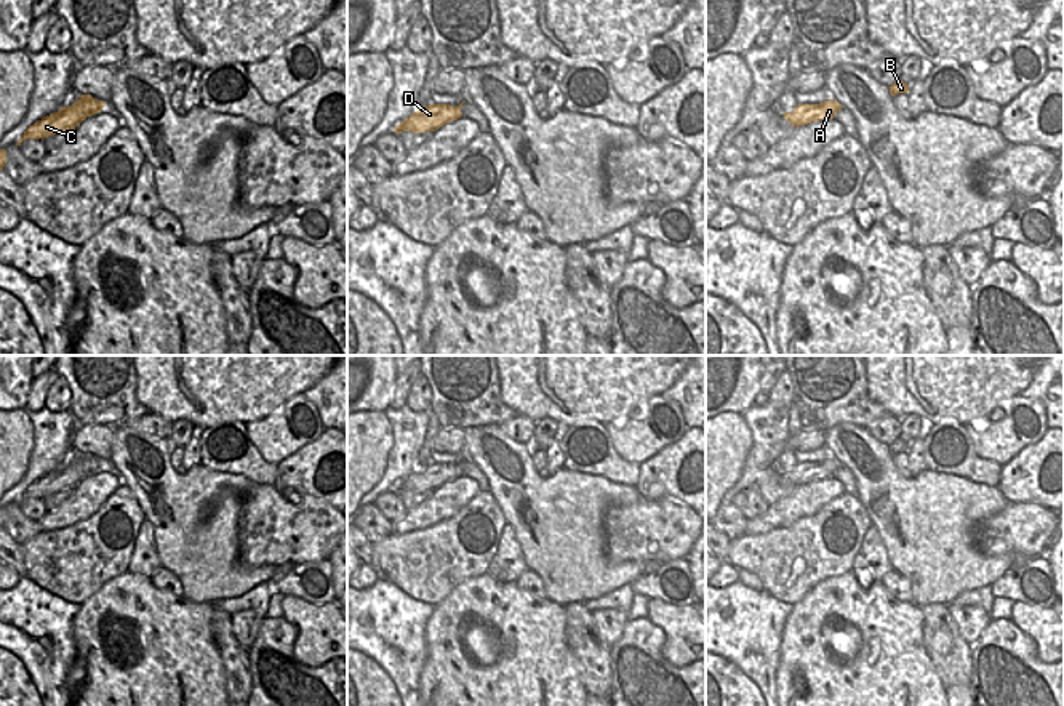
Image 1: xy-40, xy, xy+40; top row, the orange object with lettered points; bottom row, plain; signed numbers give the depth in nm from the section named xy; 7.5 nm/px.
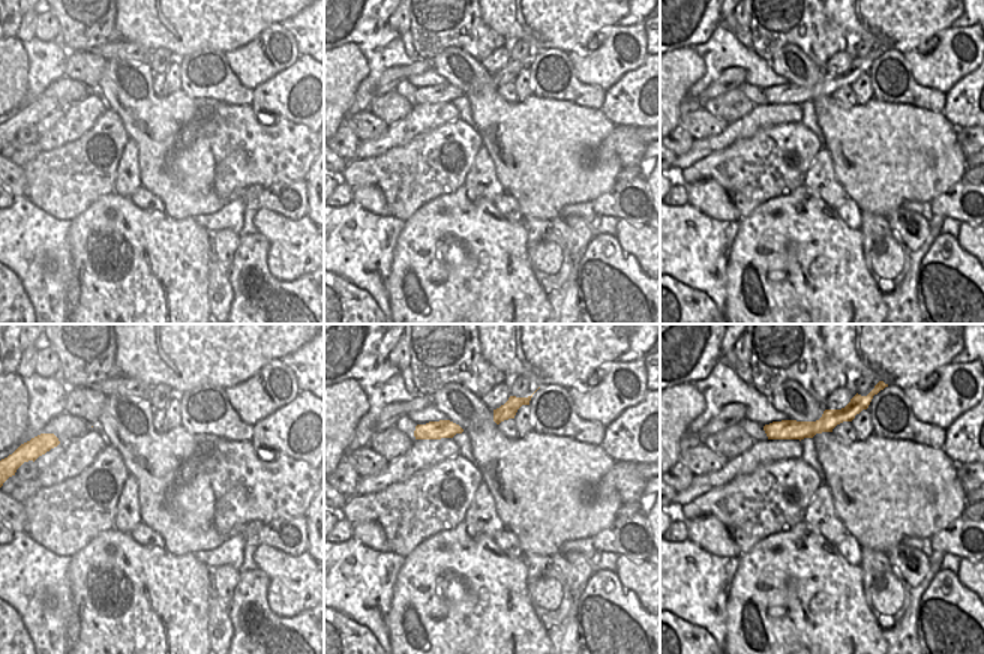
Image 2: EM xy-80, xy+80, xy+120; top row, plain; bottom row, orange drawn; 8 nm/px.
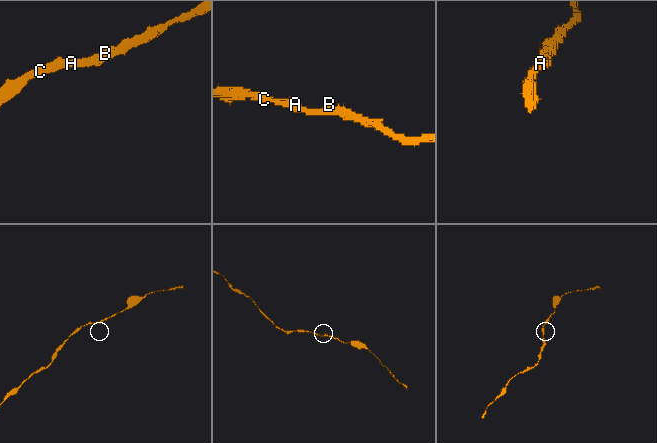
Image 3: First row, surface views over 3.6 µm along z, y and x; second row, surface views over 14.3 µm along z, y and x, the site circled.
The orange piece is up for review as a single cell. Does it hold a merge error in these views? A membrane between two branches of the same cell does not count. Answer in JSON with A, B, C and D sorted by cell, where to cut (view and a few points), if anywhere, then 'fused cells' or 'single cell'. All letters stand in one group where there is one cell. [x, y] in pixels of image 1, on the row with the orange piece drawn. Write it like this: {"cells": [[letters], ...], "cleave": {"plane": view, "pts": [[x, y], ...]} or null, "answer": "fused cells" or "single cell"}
{"cells": [["A", "B", "C", "D"]], "cleave": null, "answer": "single cell"}

